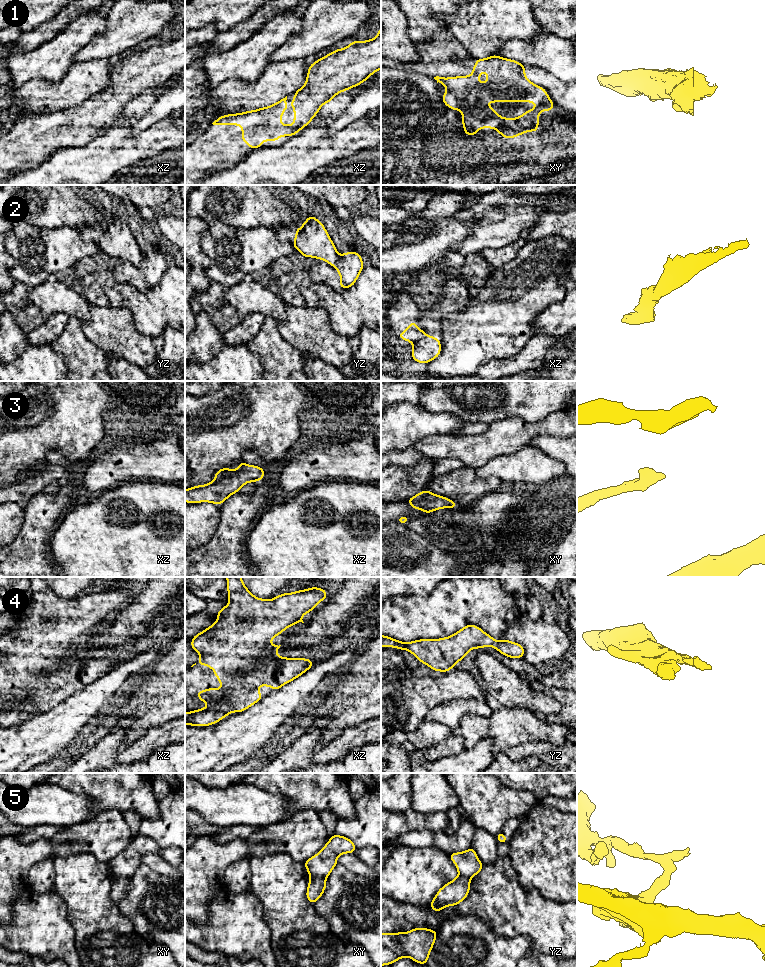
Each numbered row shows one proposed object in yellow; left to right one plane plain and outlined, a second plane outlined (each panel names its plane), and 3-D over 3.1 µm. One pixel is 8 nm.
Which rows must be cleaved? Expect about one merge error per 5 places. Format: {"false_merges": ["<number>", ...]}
{"false_merges": ["2", "5"]}

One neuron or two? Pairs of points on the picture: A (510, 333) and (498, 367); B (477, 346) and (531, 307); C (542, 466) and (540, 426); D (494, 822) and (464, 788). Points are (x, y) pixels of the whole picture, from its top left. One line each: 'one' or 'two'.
A: two
B: one
C: two
D: one

